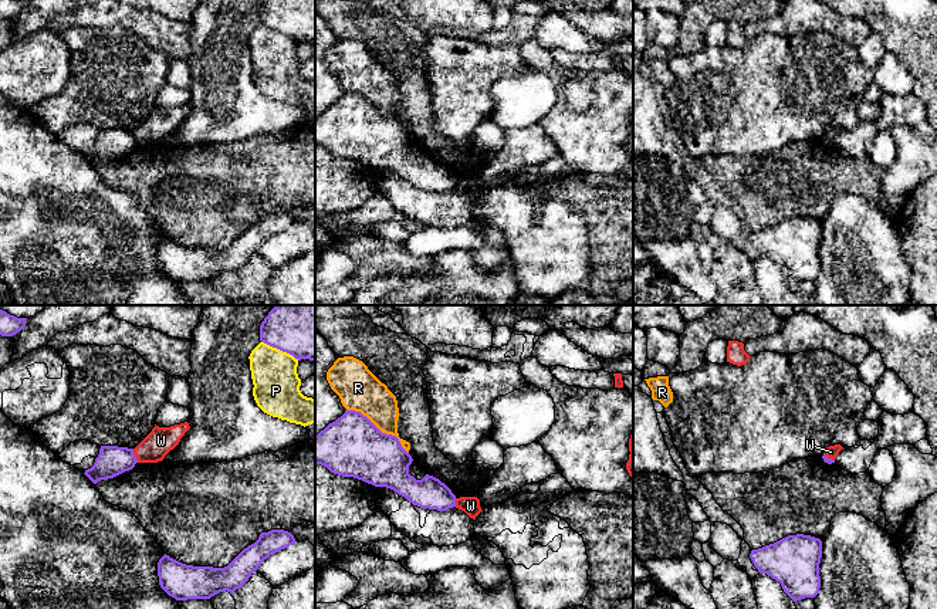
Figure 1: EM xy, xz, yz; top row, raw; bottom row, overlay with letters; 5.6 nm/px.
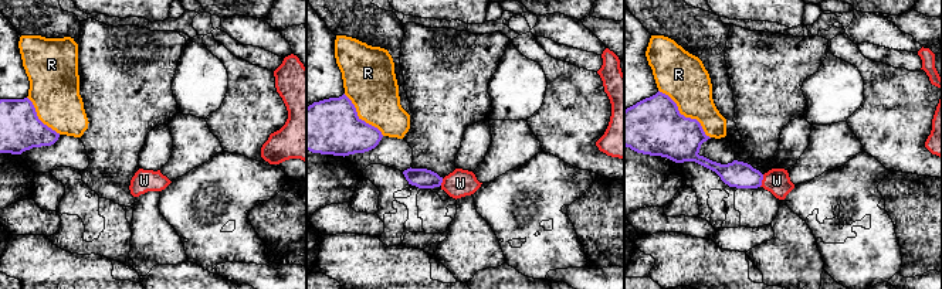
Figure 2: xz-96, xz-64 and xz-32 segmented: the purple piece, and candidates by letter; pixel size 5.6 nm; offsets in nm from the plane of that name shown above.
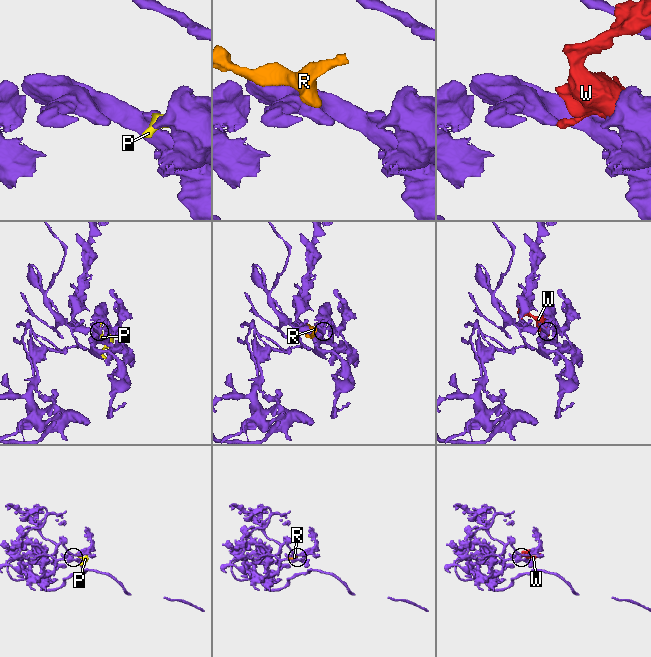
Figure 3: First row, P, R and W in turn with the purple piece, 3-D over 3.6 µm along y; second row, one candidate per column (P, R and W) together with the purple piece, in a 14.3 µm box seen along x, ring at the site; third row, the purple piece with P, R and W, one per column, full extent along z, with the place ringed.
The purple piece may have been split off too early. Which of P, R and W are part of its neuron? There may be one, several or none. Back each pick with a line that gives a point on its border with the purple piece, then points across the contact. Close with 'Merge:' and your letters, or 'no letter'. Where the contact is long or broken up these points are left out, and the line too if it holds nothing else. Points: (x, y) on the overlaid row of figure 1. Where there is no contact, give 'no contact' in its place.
Merge: no letter

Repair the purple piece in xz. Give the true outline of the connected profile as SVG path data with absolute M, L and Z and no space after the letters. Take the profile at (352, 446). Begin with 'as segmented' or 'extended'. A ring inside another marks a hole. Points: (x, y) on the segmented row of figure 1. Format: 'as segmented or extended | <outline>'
as segmented | M345 410L341 417L315 436L315 464L327 467L331 473L354 477L375 487L390 488L420 508L446 511L456 507L456 495L439 478L426 474L422 480L416 480L409 474L412 461L412 456L396 436L382 433L361 412Z

